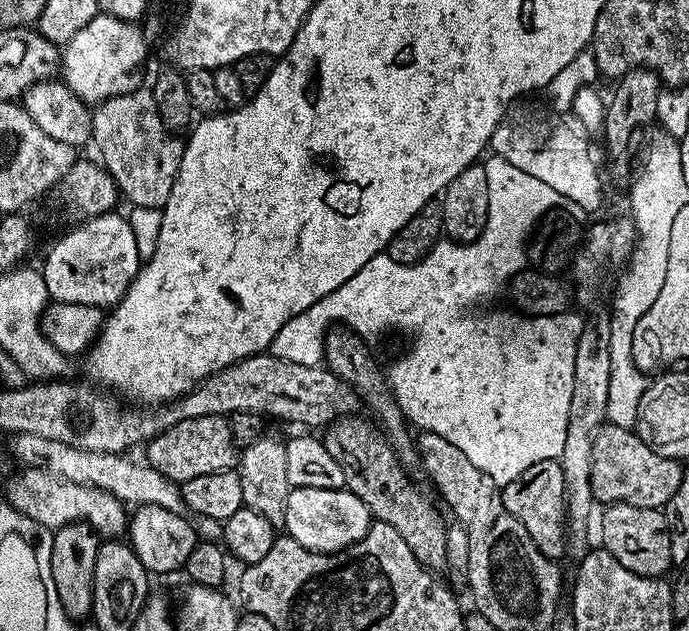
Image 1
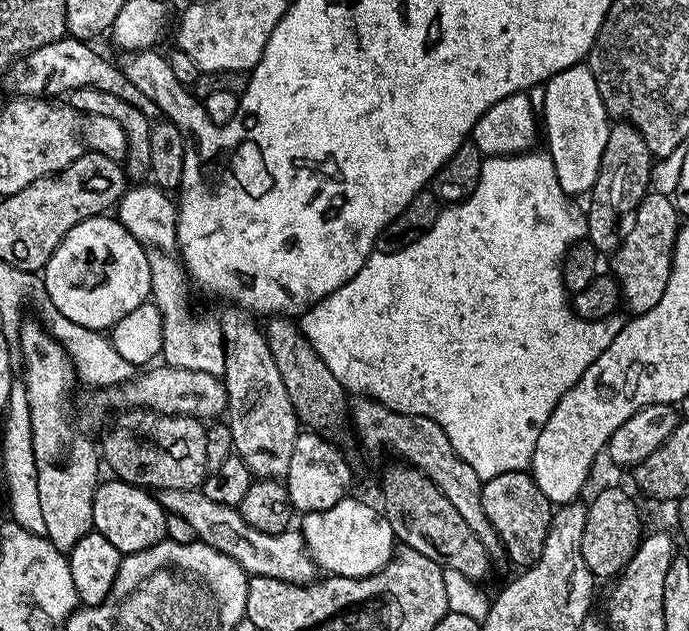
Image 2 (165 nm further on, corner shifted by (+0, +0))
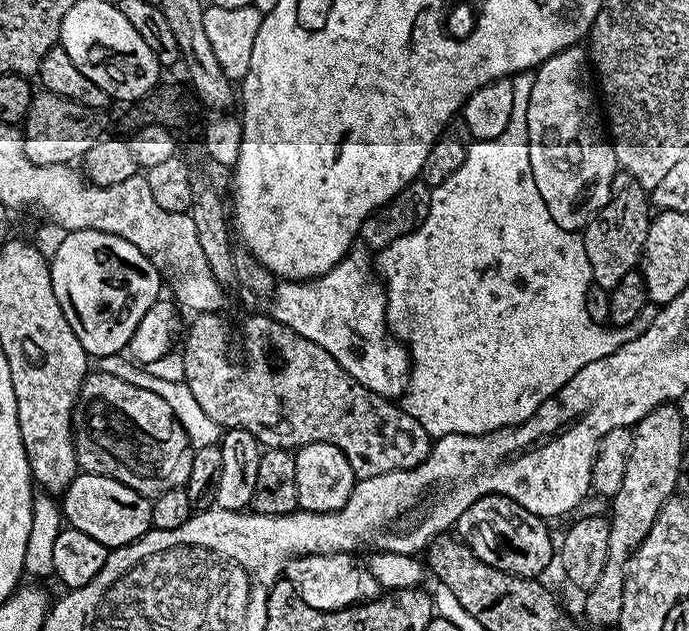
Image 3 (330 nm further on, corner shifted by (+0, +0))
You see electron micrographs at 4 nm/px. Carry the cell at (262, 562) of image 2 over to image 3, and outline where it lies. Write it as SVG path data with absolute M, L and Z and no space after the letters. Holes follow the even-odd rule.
M331 552L325 556L300 554L287 561L286 578L296 588L306 606L314 606L314 610L323 612L336 612L339 608L350 608L381 595L382 589L374 574L370 574L368 567L361 561L359 564L356 558L347 552Z

